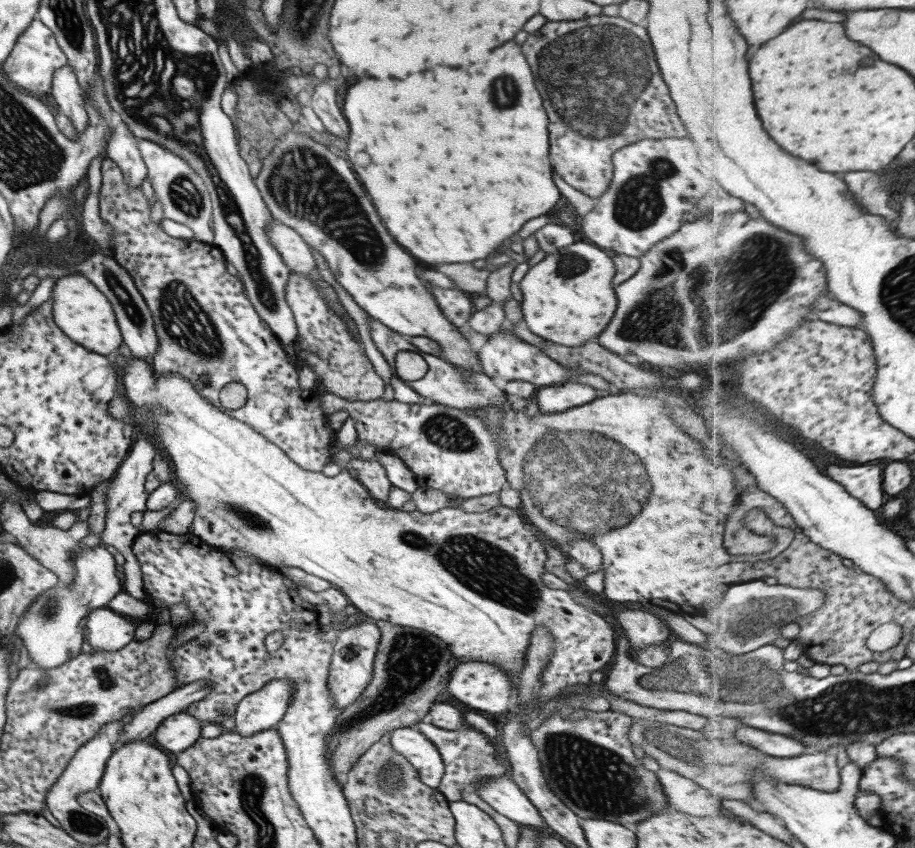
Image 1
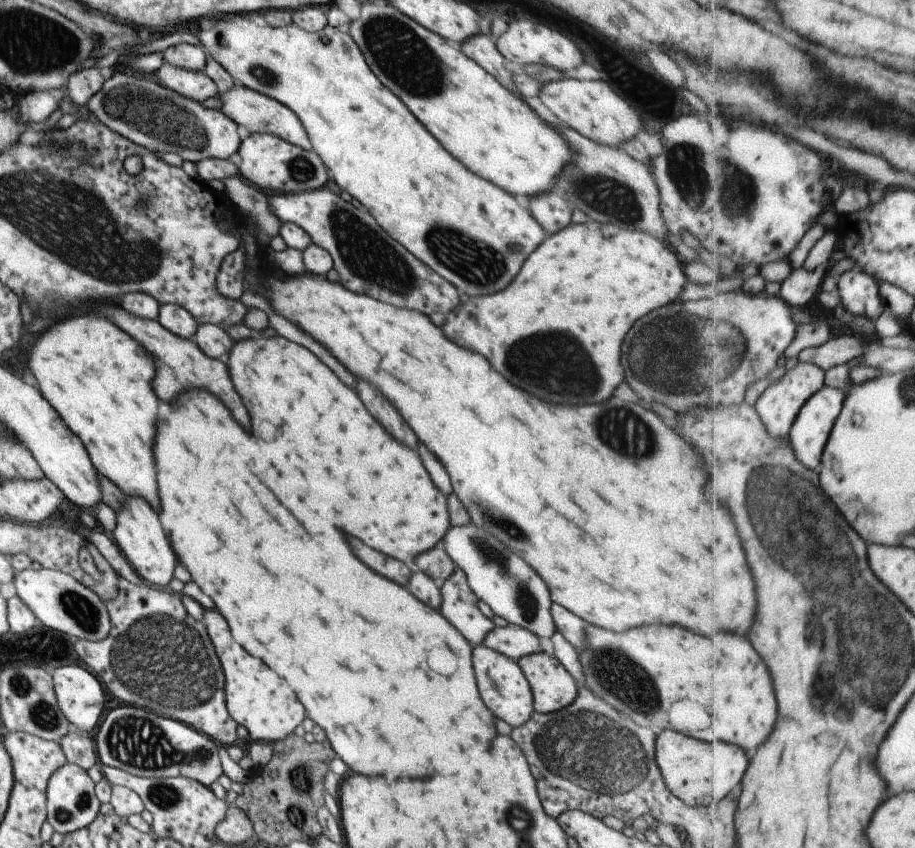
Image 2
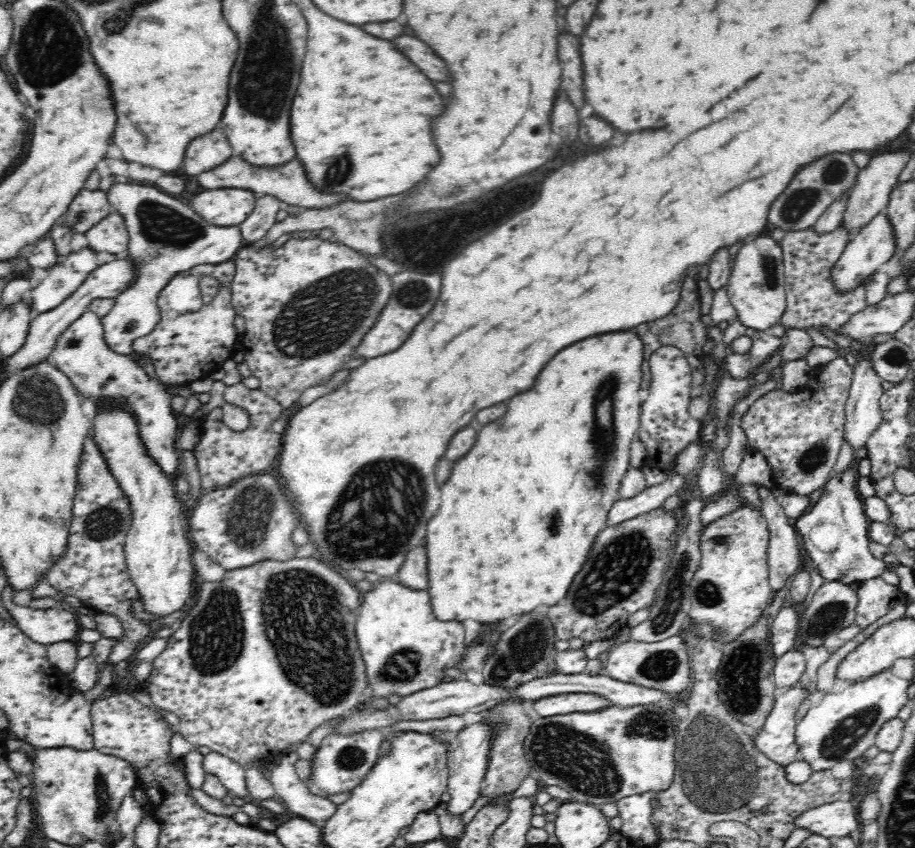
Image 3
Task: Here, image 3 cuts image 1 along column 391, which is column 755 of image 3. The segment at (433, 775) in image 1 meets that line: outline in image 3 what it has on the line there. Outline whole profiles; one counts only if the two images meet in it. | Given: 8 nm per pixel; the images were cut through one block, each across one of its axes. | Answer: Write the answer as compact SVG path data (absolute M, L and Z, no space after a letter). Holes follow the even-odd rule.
M797 683L792 687L773 705L774 708L767 716L766 722L752 737L755 750L782 767L798 759L798 747L794 737L796 732L794 712L800 700L806 696L805 686Z

